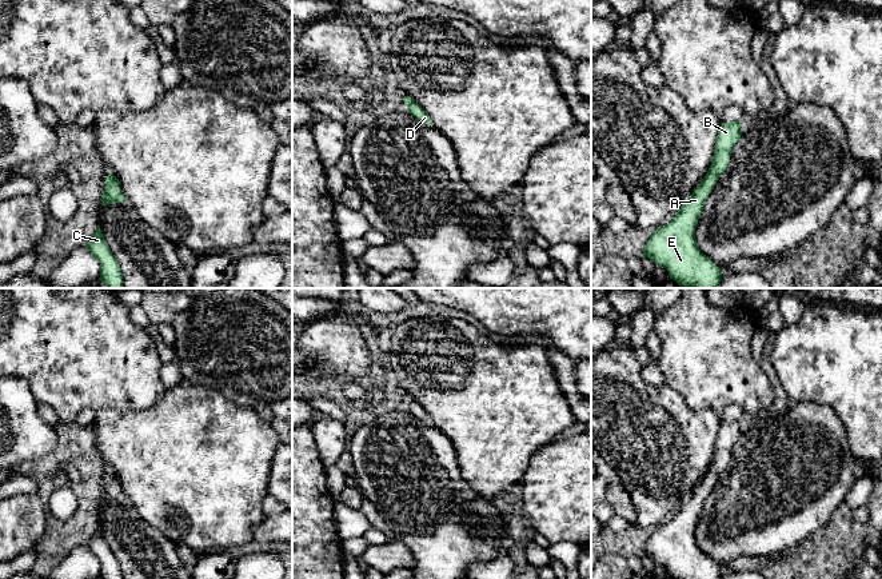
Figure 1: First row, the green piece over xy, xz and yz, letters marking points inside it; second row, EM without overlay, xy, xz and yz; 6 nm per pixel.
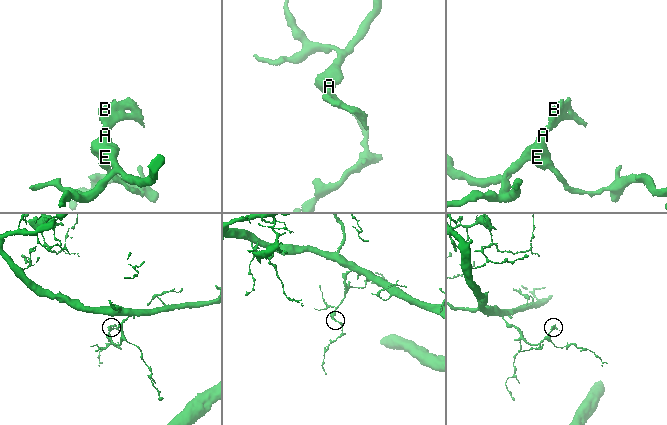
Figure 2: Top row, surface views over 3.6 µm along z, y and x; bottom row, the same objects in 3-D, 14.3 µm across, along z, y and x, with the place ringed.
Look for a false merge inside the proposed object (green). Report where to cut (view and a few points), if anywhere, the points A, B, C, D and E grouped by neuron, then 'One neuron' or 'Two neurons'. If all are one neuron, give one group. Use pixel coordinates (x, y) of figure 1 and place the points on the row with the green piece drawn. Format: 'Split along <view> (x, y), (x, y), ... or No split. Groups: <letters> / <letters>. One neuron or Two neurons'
No split. Groups: A B C D E. One neuron

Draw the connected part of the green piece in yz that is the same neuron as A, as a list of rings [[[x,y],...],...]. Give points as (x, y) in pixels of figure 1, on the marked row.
[[[741,120],[722,123],[711,165],[694,192],[683,201],[673,220],[650,236],[642,253],[670,272],[683,288],[717,288],[722,272],[703,255],[695,239],[698,219],[707,196],[726,171],[734,145],[742,135]]]

